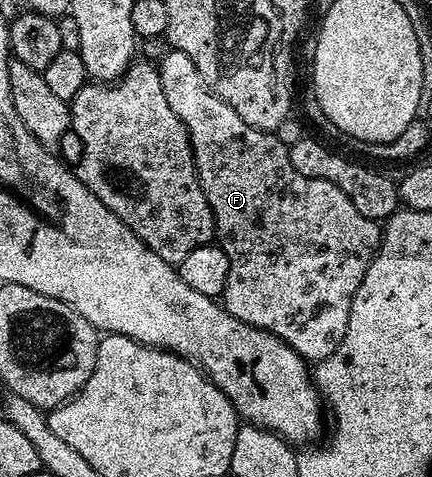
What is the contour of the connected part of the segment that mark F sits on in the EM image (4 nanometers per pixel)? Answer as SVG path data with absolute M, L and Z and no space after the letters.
M175 49L169 50L169 52L169 55L164 60L159 60L158 63L162 77L162 93L166 93L166 102L170 105L170 109L174 109L174 113L178 113L178 117L186 125L196 166L196 176L200 182L200 188L206 193L206 201L210 205L212 216L216 222L215 238L218 240L220 248L226 253L226 261L230 261L230 273L226 277L226 289L222 296L225 309L234 317L238 317L238 321L246 321L246 325L254 325L258 329L269 331L271 335L284 339L286 345L293 347L306 361L319 361L330 357L330 353L334 353L334 349L338 349L342 337L346 337L346 325L350 321L352 298L358 285L362 285L362 277L366 273L370 261L376 256L377 249L380 248L382 231L377 220L362 217L362 213L358 213L358 209L354 209L354 201L350 201L350 197L346 197L346 193L342 193L342 189L338 189L338 185L330 185L330 181L302 177L302 173L298 173L298 169L294 169L294 165L290 165L289 148L275 133L248 127L246 121L242 121L242 117L238 117L238 113L234 113L234 109L230 109L230 105L226 105L226 101L222 101L205 85L198 69L194 69L194 61L190 61L190 57L186 57L186 53Z

